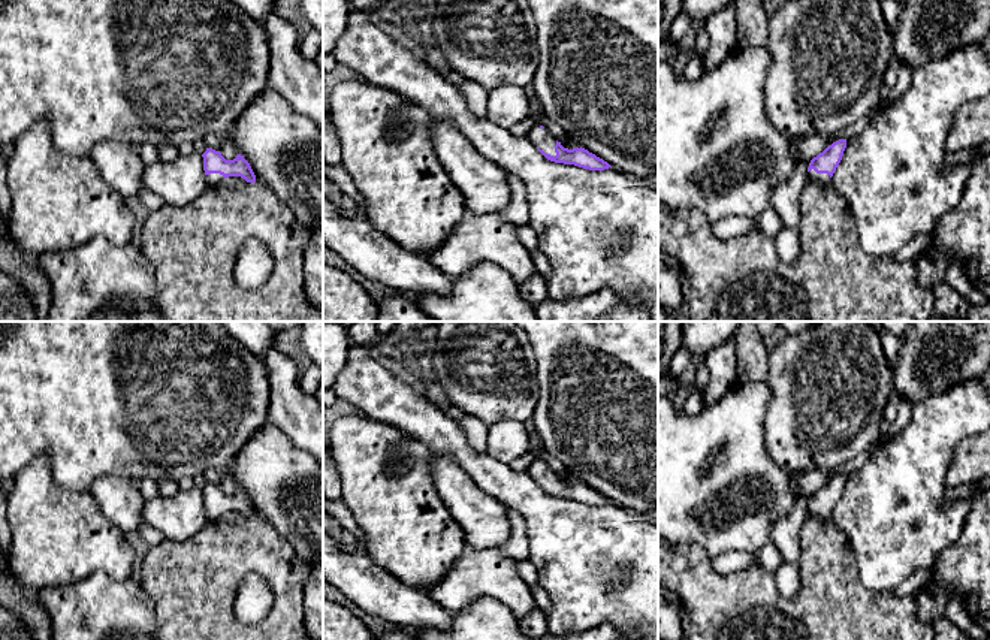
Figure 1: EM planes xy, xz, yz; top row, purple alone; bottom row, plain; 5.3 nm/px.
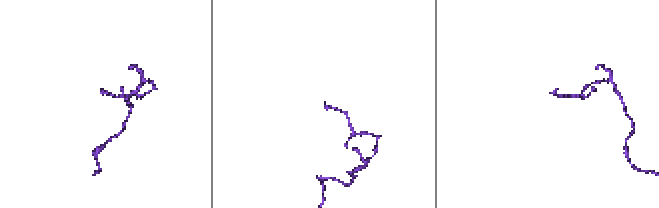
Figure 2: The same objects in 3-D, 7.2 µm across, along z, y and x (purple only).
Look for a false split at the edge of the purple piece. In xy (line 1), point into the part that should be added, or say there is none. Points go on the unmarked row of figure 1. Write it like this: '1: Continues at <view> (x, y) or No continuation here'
1: Continues at xy (213, 513)

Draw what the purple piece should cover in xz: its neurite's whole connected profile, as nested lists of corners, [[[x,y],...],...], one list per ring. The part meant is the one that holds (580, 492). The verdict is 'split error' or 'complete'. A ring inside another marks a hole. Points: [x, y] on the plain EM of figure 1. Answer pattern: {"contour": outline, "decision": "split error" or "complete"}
{"contour": [[[534,461],[526,473],[550,496],[574,499],[589,505],[604,505],[612,502],[607,496],[585,483],[564,483],[543,461]]], "decision": "split error"}

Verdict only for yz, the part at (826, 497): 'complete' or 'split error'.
split error

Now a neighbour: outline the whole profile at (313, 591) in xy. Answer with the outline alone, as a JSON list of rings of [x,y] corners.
[[[311,564],[304,586],[304,622],[311,640],[323,640],[323,565]]]

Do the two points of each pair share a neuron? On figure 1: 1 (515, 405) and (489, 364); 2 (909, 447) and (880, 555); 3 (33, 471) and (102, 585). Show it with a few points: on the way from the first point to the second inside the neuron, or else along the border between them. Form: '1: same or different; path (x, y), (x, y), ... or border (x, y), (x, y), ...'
1: same; path (512, 395), (491, 374)
2: same; path (907, 474), (892, 503), (892, 528)
3: different; border (129, 576), (114, 580), (93, 571), (62, 585)

